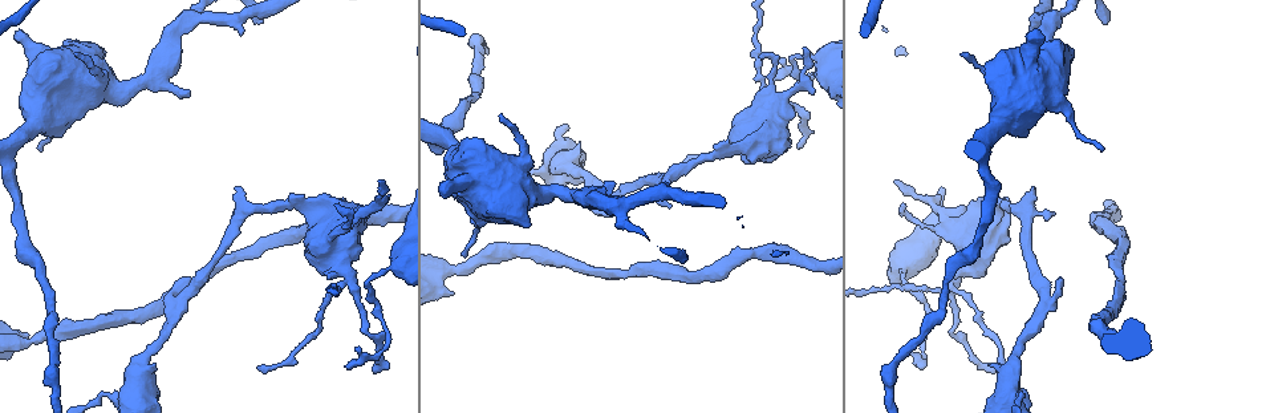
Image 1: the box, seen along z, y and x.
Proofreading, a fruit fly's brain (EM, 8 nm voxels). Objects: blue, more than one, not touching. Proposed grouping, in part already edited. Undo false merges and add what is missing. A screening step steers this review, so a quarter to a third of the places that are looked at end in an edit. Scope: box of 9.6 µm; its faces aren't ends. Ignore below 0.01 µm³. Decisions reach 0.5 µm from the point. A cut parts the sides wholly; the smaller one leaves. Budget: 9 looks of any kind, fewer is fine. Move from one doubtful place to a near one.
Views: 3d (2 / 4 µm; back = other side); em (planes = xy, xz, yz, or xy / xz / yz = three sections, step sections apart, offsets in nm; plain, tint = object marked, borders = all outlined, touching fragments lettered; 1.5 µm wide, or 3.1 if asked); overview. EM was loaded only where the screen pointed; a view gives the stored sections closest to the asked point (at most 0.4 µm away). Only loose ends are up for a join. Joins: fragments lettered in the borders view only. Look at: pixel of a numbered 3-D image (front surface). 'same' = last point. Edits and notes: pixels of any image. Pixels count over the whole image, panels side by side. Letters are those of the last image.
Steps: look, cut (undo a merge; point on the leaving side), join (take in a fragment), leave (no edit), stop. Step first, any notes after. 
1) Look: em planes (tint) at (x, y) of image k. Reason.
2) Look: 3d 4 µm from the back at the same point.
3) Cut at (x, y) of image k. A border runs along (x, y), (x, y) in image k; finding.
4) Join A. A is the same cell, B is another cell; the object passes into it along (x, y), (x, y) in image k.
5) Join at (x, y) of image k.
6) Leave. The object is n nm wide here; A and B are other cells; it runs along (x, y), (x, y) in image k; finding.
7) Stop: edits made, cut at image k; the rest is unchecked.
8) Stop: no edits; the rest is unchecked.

Look: em yz step 4 (tint) at (1035, 187) of image 1. An open end.

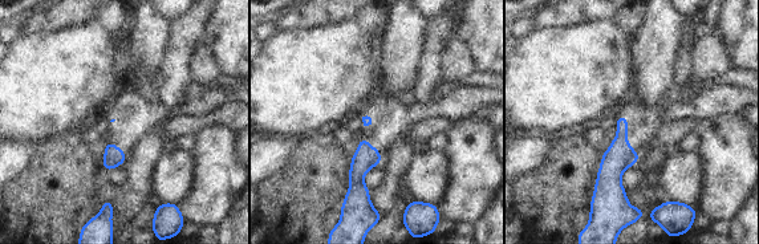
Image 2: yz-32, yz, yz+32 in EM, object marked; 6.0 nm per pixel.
Look: em xy step 8 (borders) at the same point.

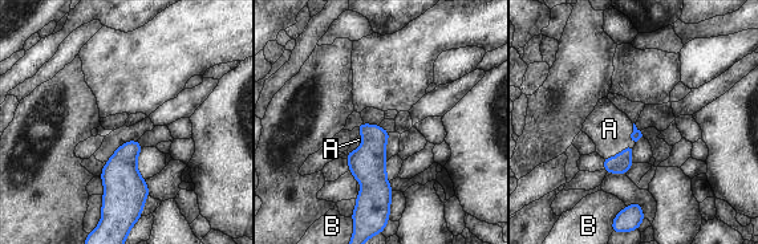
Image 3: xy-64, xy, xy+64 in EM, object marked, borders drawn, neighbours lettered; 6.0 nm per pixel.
Join A. The longest contact is with A, 200 nm; A is the same cell, B is another cell; the object passes into it along (621, 163), (617, 154), (609, 129) in image 3; it goes on there.

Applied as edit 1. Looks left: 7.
Look: 3d 4 µm at (946, 289) of image 1.

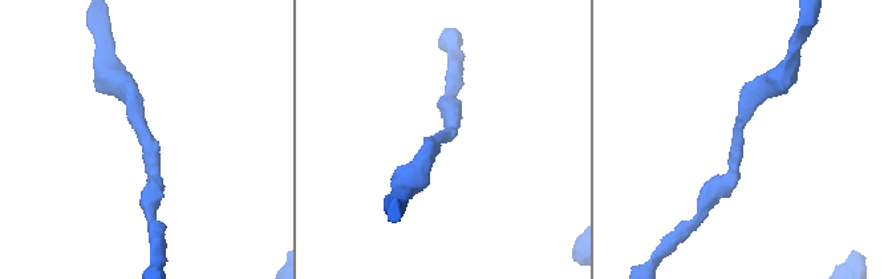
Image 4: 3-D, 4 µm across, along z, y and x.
Look: em planes (borders) at (737, 136) of image 4. Need the tissue.

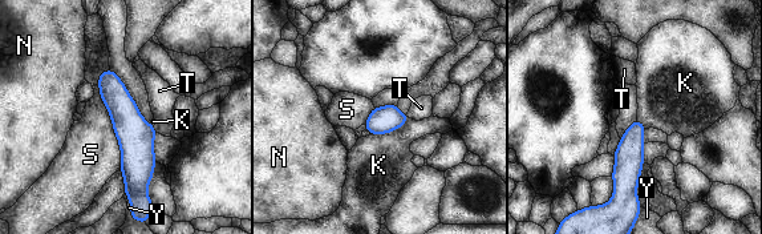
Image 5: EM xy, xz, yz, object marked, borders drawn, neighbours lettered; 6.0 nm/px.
Leave. K, N, S, T and Y are other cells; it runs along (105, 75), (134, 133), (132, 197) in image 5; continuous, no second cell.

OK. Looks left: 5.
Look: 3d 4 µm at (131, 390) of image 1.

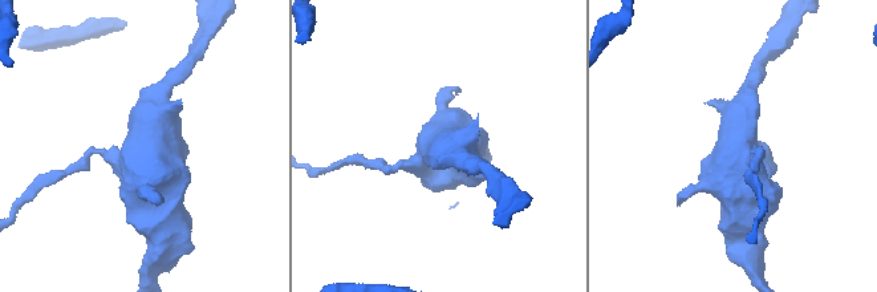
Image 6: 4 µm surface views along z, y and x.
Look: em planes (plain) at (739, 140) of image 6. Need the tissue.

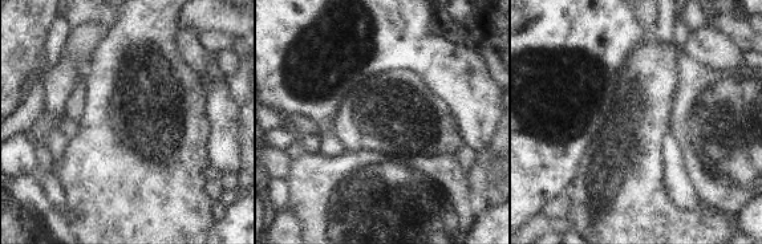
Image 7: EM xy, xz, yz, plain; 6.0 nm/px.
Look: em planes (borders) at the same point.

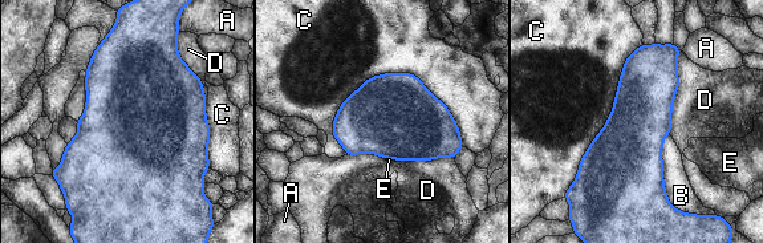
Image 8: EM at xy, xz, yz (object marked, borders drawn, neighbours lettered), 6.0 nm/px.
Leave. A, B, C, D and E are other cells; a border runs along (681, 49), (669, 133) in image 8; one cell here.

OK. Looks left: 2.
Look: 3d 4 µm at (348, 370) of image 1. Long arm stops here.

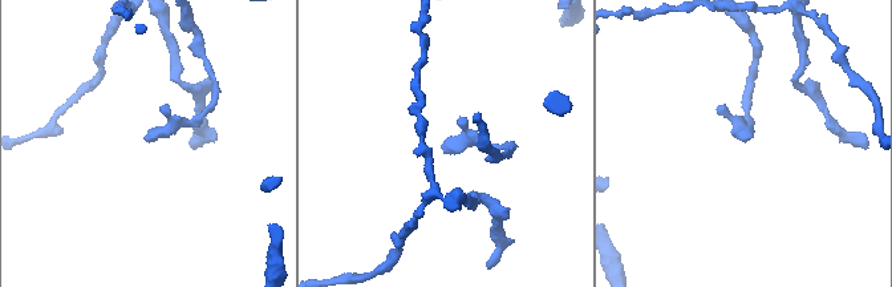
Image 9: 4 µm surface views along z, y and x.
Look: em planes (borders) at (745, 138) of image 9. Shape alone is not enough.

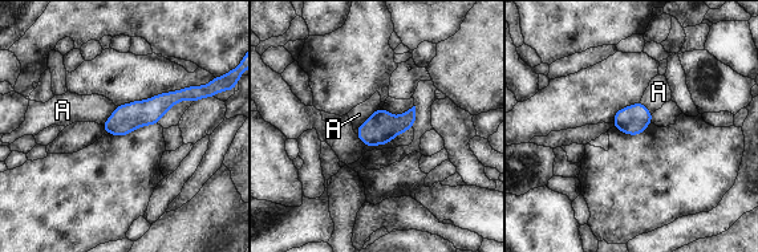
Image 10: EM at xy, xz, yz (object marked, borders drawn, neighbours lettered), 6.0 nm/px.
Leave. A is another cell; it runs along (195, 97), (169, 98), (108, 129) in image 10; none of them fits.

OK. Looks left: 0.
Stop: edits made, join at image 3; the rest is unchecked.

